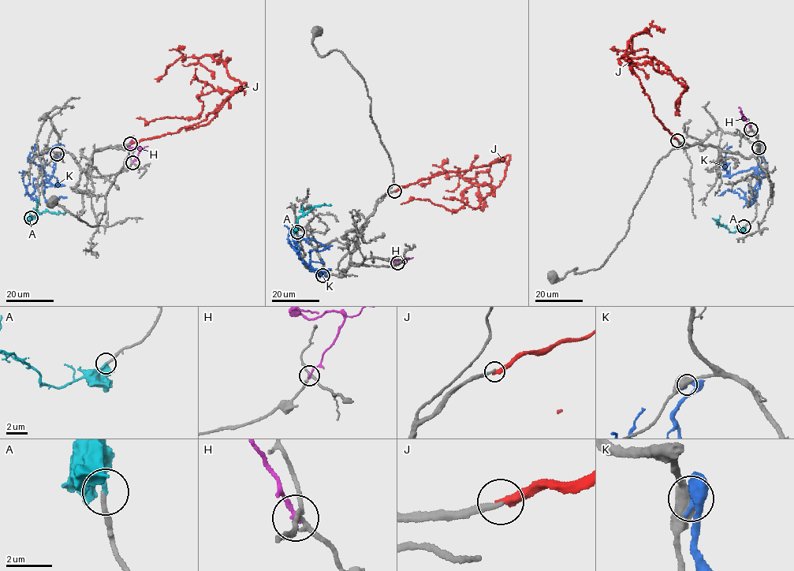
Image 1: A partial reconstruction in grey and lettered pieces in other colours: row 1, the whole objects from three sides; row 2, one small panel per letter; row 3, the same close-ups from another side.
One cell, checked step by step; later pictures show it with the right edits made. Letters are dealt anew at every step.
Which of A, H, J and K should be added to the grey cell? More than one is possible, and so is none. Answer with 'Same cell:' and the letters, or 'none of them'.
Same cell: A

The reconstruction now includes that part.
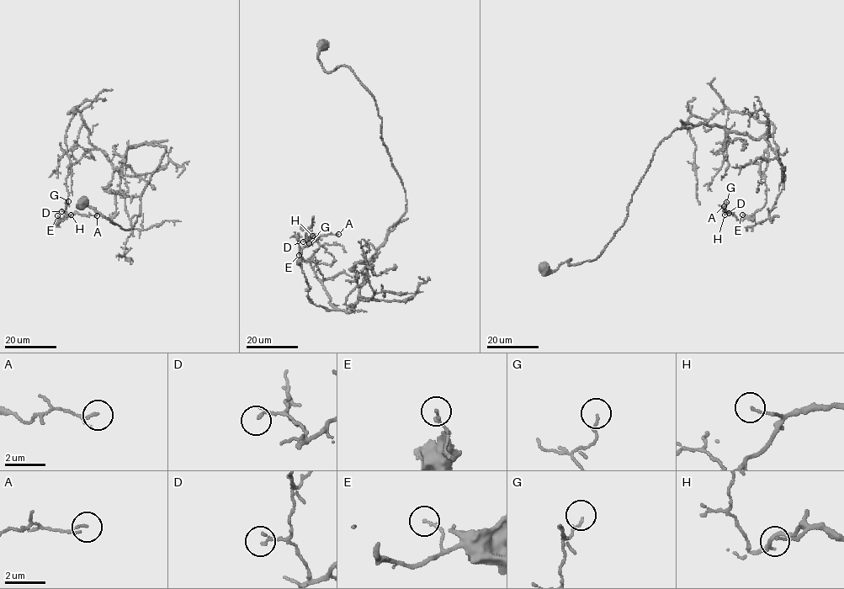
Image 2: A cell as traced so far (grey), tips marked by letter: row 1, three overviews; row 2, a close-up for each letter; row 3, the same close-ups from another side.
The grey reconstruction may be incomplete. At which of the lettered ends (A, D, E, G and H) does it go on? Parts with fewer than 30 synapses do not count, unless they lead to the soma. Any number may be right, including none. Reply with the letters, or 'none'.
none

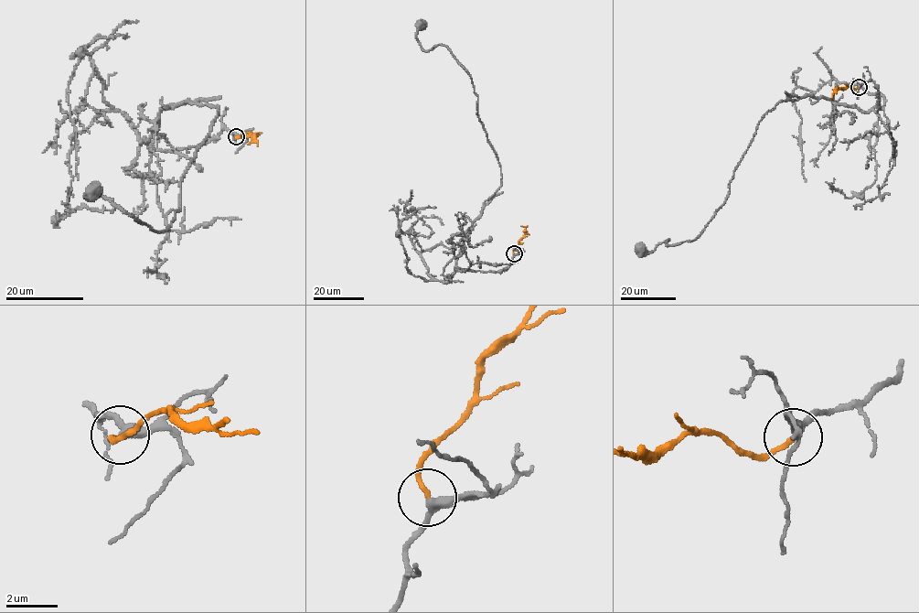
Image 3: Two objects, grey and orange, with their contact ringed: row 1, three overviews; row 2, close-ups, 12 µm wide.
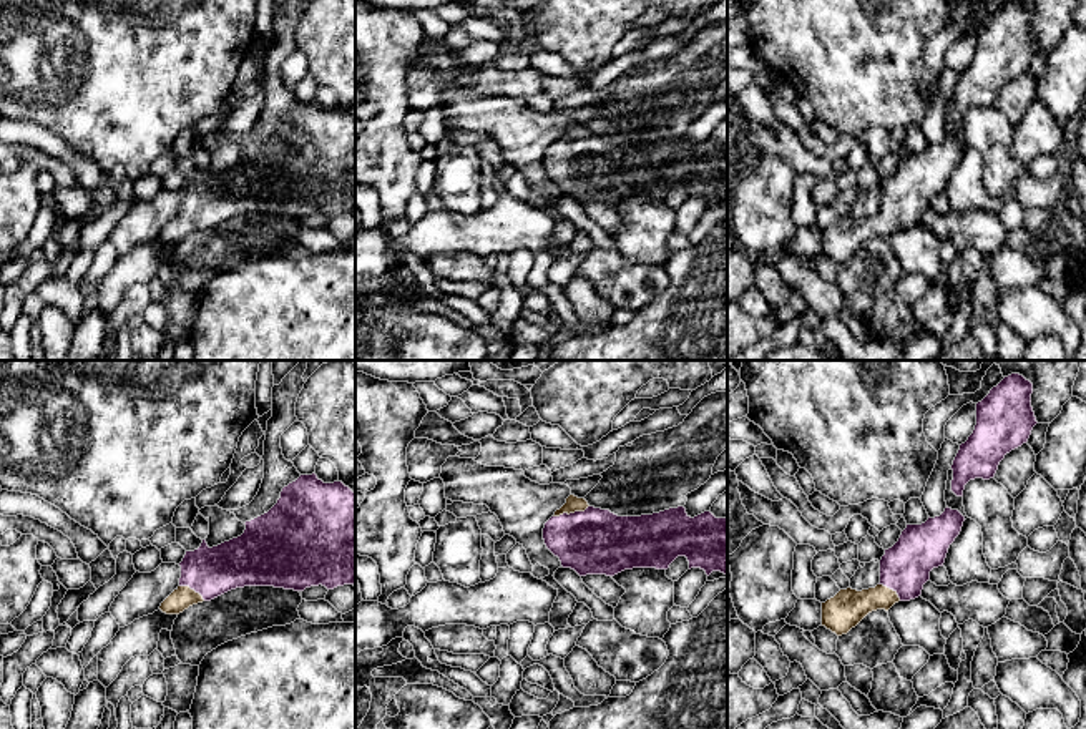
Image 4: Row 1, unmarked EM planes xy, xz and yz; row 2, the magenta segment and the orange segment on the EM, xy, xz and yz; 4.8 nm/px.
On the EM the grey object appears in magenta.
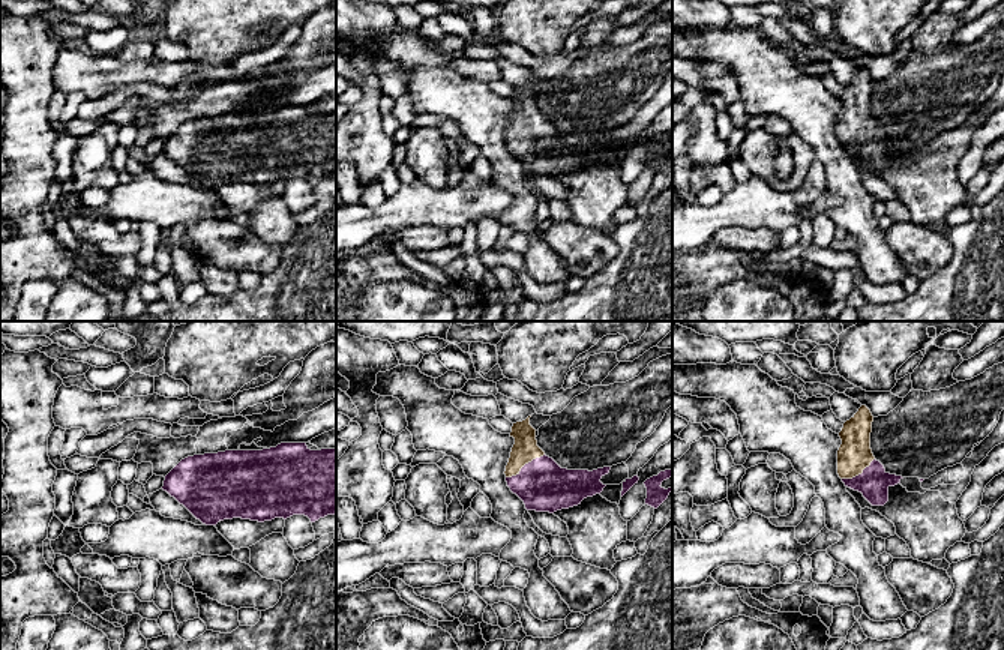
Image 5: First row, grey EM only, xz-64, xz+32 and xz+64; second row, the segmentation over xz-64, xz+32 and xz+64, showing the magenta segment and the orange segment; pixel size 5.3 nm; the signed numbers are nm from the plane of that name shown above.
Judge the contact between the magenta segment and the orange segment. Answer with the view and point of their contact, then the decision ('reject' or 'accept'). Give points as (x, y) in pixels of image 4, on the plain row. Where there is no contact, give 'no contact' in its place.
meets magenta in xz at (570, 141); accept

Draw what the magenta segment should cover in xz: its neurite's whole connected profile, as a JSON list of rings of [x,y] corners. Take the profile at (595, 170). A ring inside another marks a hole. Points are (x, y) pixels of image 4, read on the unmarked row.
[[[570,123],[545,151],[543,168],[561,194],[575,198],[580,204],[614,204],[633,196],[668,198],[678,184],[687,186],[689,198],[701,196],[707,204],[712,199],[727,203],[727,144],[716,146],[711,139],[691,146],[684,135],[678,135],[653,143],[618,144]]]

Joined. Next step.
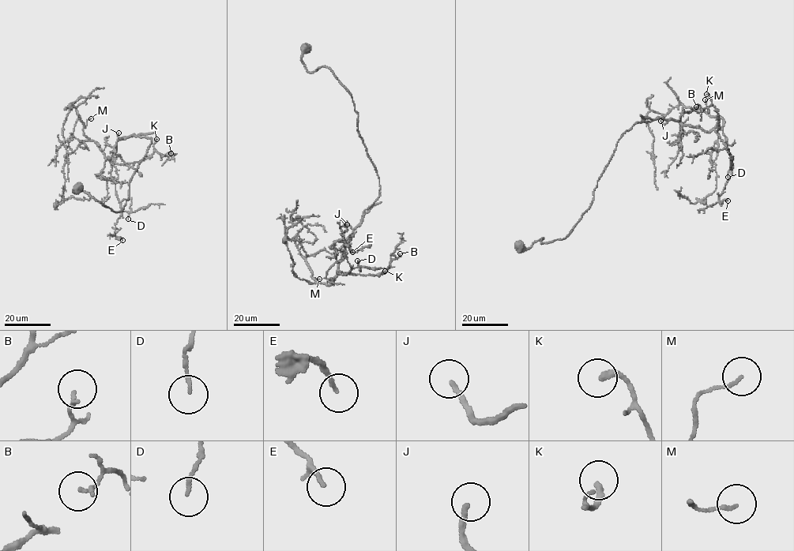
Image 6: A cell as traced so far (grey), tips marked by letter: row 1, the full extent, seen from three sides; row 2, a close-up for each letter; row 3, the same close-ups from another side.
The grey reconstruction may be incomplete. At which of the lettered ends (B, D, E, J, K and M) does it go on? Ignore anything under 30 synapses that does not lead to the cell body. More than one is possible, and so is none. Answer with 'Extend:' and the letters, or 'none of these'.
Extend: J

